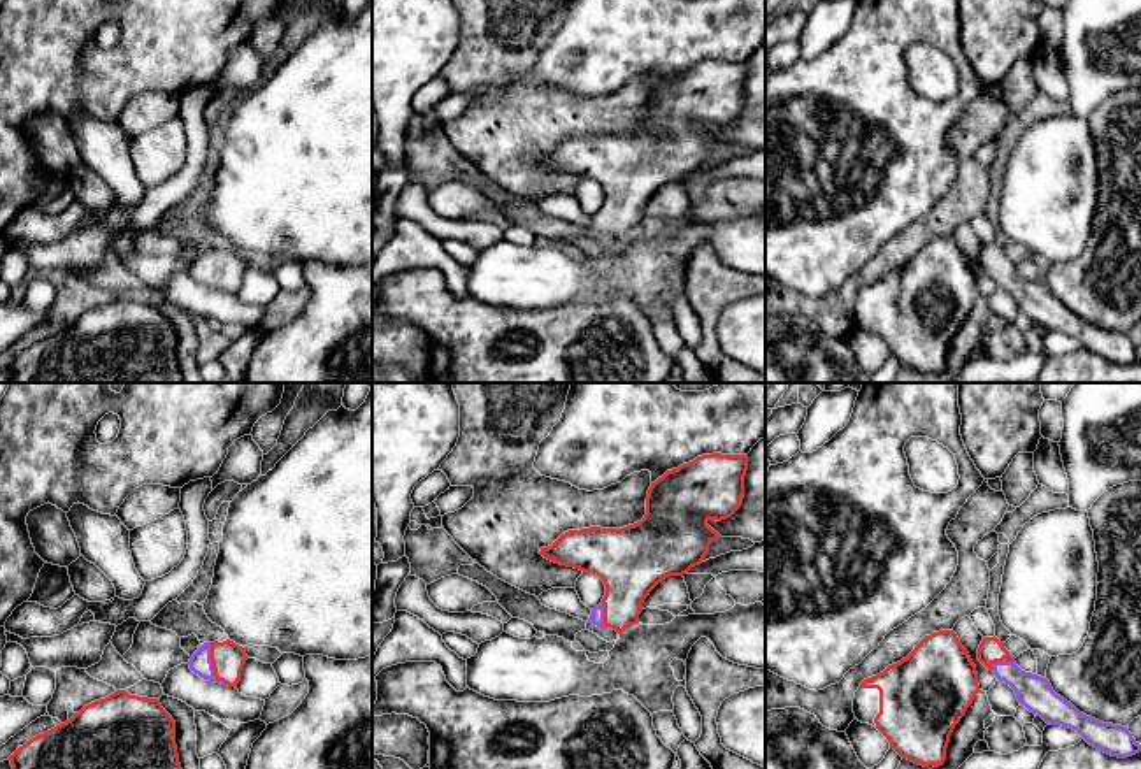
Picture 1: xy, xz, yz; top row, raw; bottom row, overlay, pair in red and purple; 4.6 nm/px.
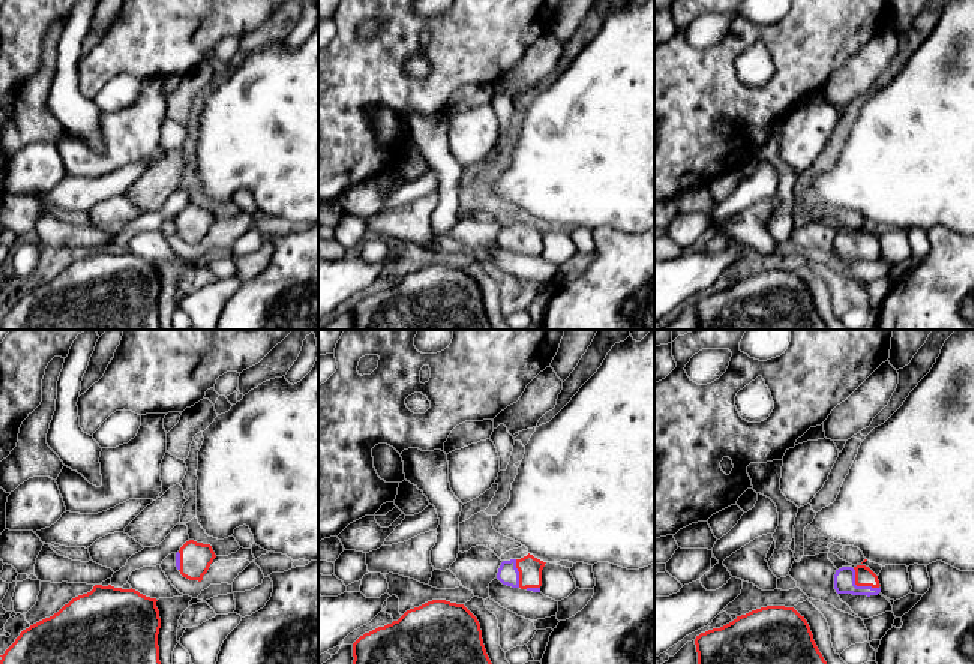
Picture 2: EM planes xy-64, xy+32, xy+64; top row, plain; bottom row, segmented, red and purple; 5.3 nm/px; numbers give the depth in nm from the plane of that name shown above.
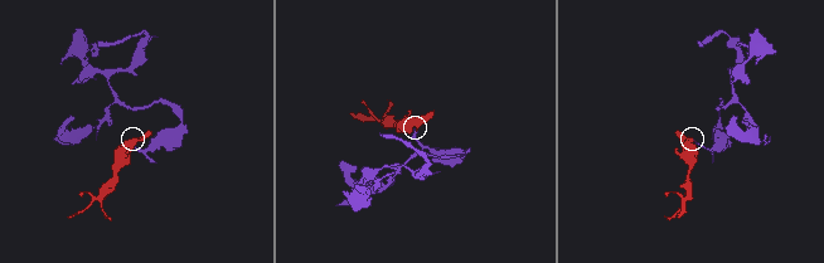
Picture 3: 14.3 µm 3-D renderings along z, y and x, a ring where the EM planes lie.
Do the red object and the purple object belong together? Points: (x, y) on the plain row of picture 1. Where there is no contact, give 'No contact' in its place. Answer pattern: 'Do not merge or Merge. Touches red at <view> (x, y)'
Merge. Touches red at xy (213, 273)

